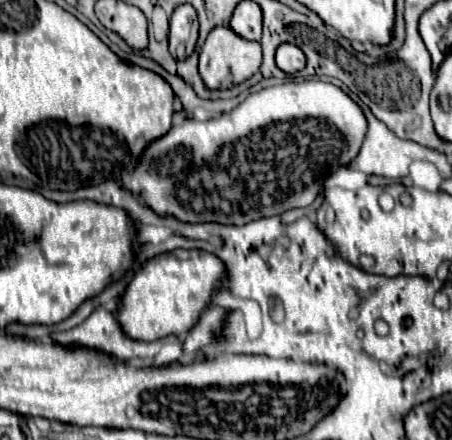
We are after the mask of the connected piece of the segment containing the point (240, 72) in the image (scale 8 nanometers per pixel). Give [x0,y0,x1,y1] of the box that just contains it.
[199,24,261,90]

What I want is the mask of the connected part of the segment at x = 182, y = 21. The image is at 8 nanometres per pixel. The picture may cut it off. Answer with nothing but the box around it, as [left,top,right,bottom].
[169,4,199,60]

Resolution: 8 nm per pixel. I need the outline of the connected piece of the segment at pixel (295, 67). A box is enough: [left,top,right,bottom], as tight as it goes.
[275,42,305,74]

